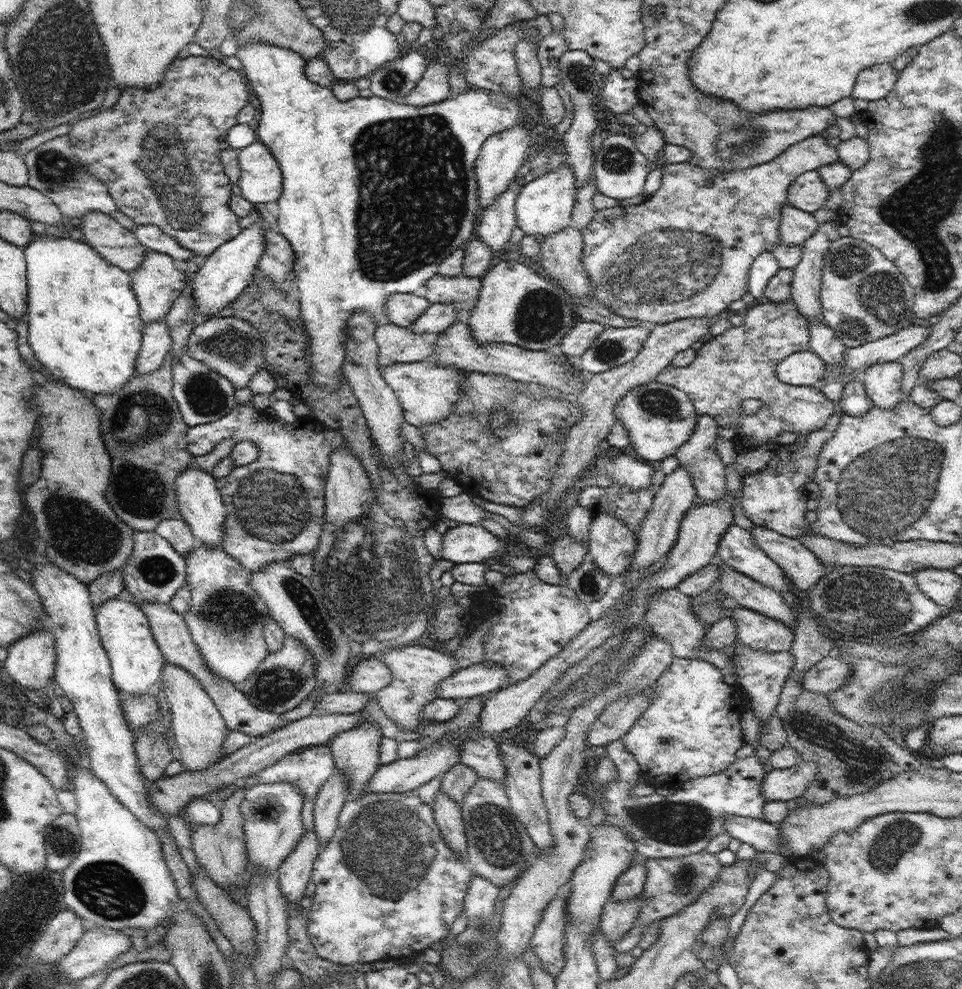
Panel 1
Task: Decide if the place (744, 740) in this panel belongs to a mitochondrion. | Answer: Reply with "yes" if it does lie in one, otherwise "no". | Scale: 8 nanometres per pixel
no

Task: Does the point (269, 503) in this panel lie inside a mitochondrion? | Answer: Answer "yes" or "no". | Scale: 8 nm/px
yes

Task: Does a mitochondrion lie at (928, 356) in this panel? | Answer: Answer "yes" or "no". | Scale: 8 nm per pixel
no

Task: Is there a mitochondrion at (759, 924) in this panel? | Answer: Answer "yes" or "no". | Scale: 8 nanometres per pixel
no

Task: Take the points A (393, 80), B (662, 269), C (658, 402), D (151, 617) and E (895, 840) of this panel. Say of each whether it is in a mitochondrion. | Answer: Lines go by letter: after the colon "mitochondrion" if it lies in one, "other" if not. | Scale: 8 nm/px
A: mitochondrion
B: mitochondrion
C: mitochondrion
D: other
E: mitochondrion

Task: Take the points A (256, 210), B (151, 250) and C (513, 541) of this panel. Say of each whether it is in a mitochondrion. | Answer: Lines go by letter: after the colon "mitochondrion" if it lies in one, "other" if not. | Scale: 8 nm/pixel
A: other
B: other
C: other

